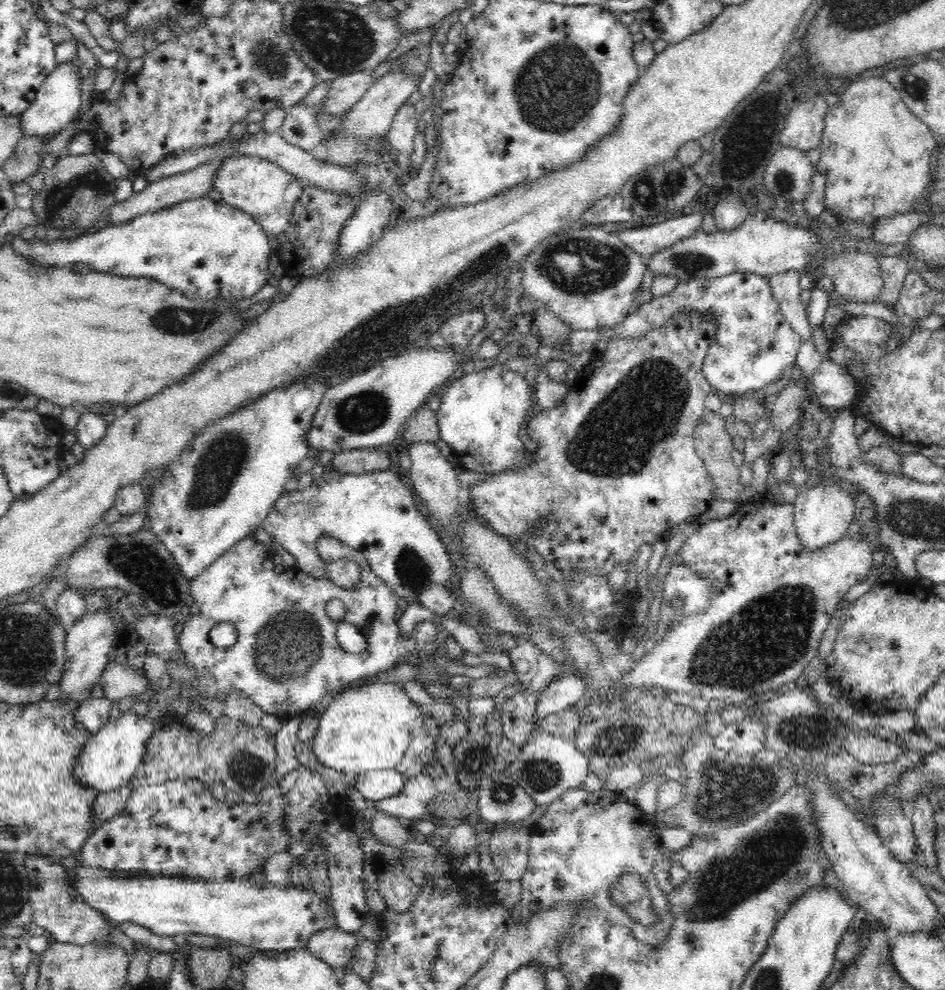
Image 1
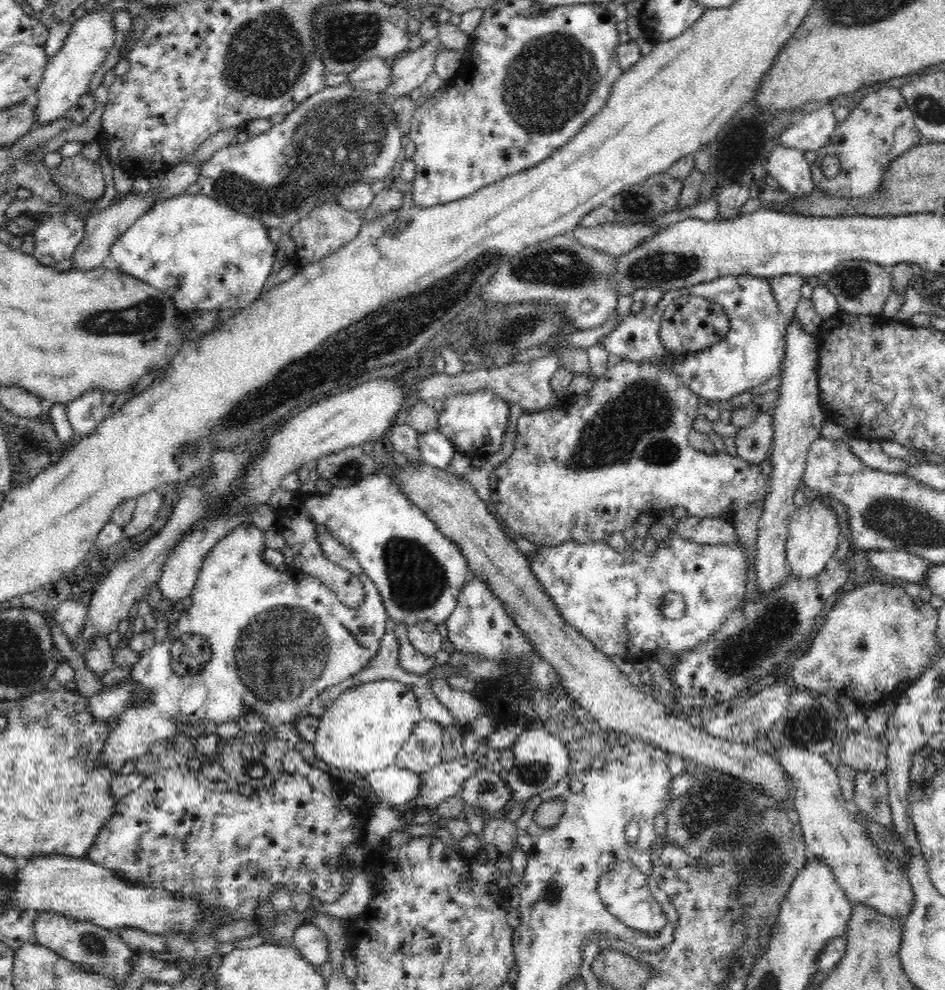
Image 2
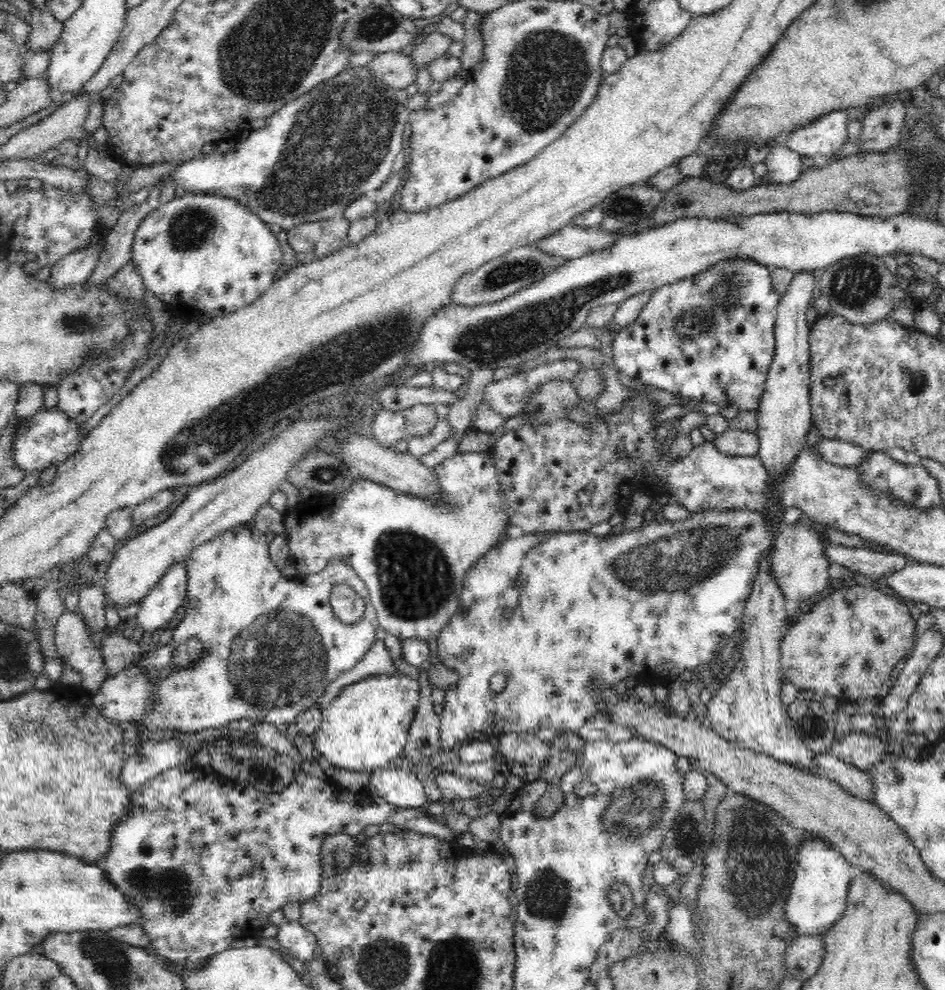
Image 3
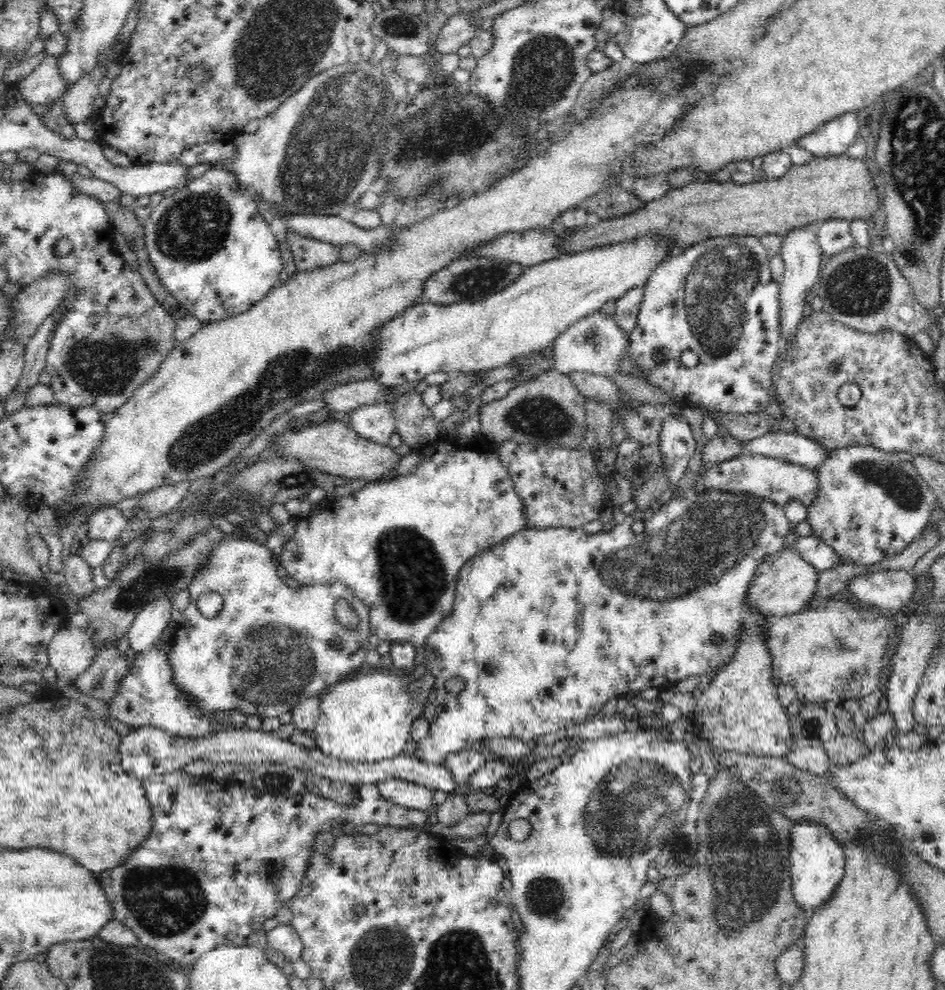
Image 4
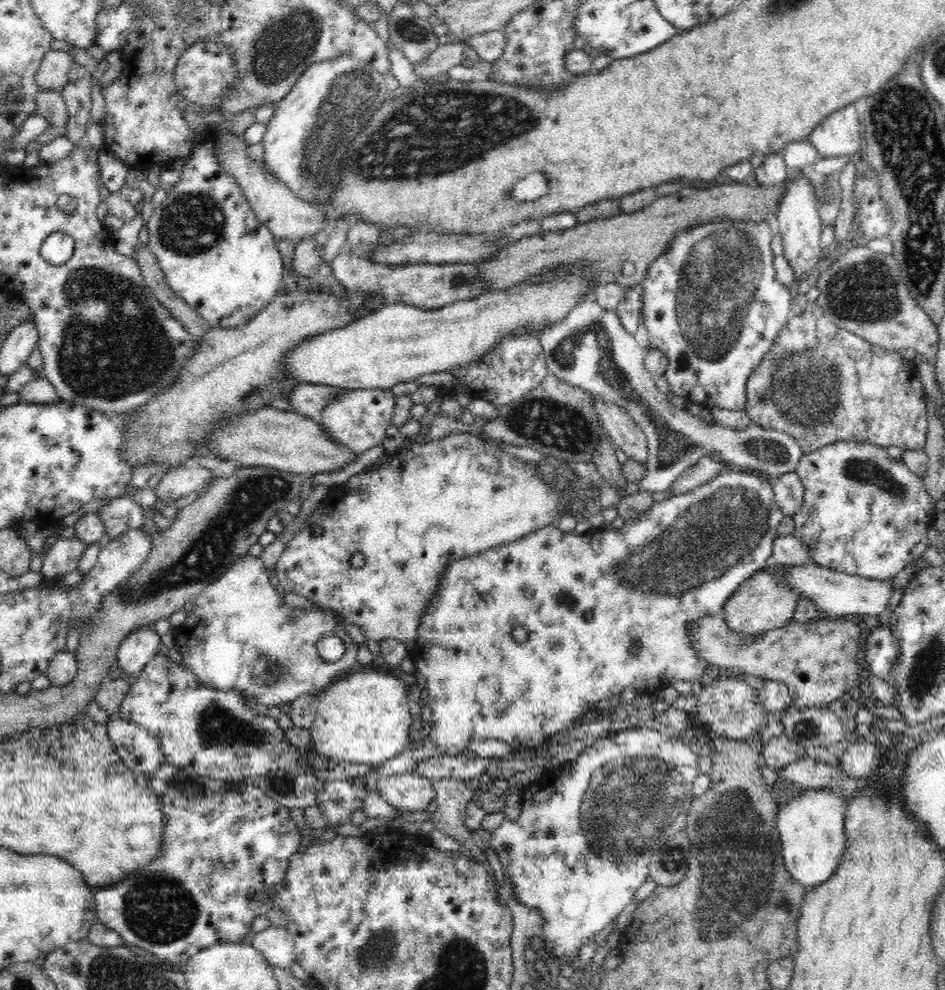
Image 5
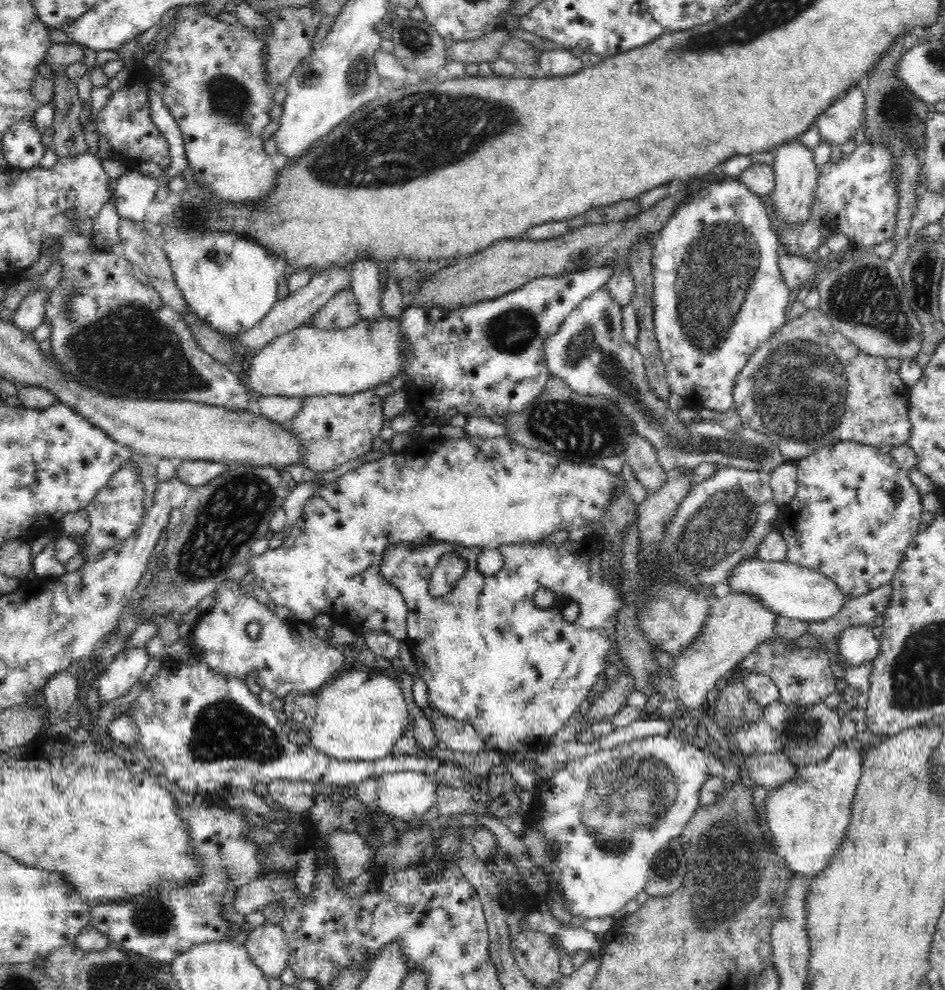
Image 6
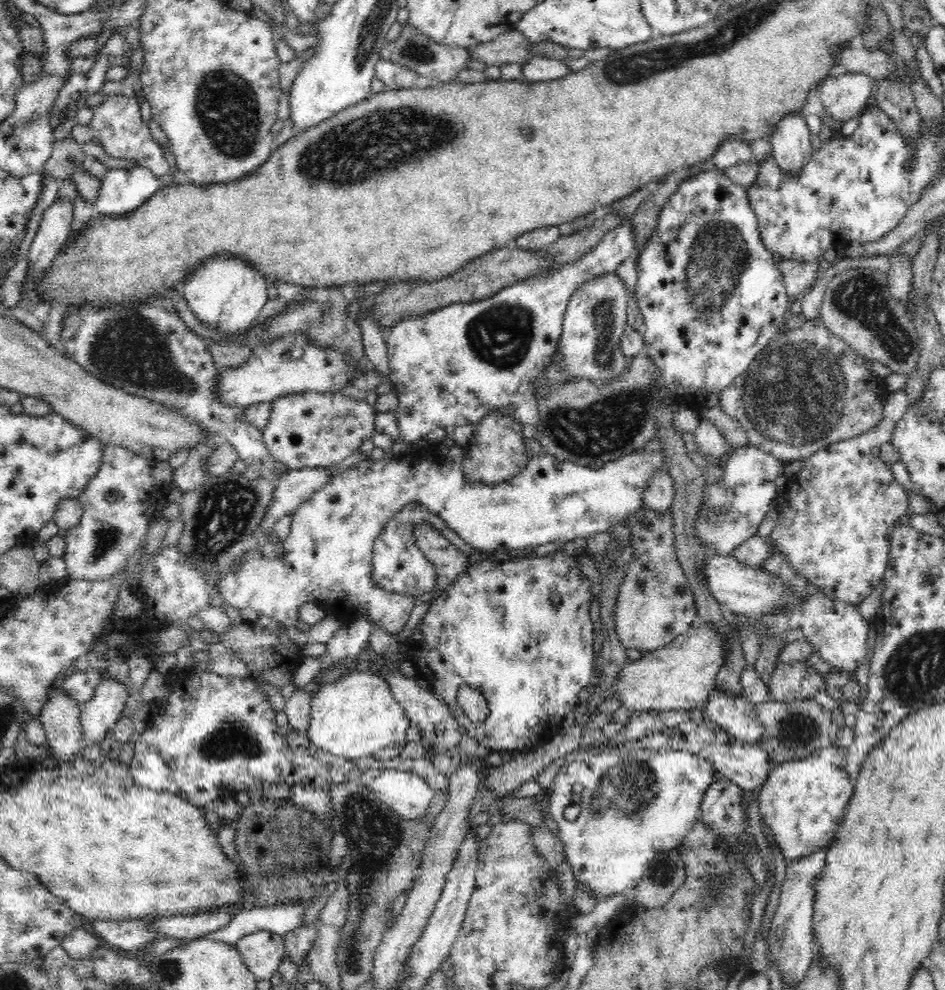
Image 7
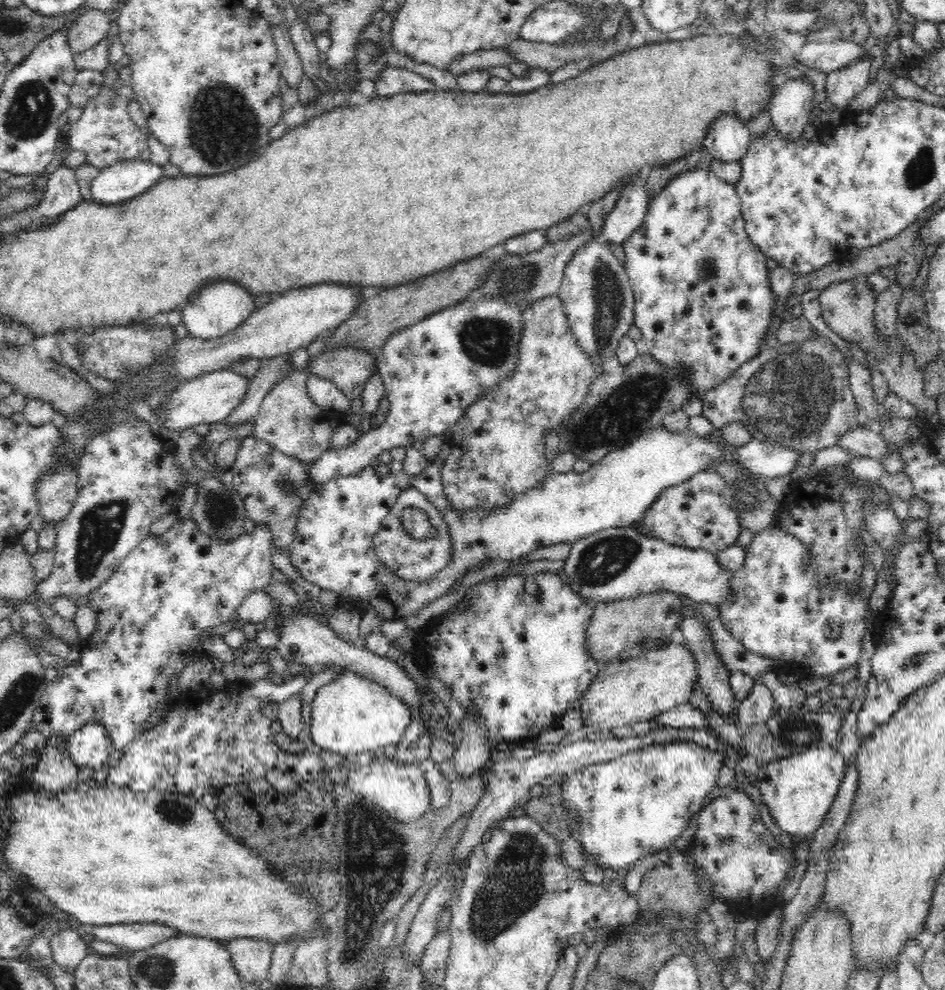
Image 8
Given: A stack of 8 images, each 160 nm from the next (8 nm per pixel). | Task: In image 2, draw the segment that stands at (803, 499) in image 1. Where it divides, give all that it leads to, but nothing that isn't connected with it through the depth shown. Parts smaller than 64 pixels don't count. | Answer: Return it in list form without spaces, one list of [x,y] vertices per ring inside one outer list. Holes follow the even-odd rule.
[[[812,498],[802,508],[793,512],[786,541],[787,568],[793,576],[806,580],[818,576],[830,558],[835,558],[840,534],[840,522],[834,511],[822,499]]]

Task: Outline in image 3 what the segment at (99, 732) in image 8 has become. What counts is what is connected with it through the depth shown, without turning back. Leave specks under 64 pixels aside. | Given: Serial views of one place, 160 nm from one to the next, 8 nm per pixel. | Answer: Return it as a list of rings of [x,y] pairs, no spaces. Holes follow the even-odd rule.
[[[183,562],[172,565],[158,584],[141,600],[135,618],[148,634],[172,626],[176,610],[187,598],[187,568]]]

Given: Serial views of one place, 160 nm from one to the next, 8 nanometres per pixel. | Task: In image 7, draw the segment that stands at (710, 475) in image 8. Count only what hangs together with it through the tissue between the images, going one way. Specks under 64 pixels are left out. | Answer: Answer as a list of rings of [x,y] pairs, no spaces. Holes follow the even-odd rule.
[[[656,472],[644,490],[642,502],[652,512],[666,512],[671,510],[675,496],[674,479],[668,472]]]

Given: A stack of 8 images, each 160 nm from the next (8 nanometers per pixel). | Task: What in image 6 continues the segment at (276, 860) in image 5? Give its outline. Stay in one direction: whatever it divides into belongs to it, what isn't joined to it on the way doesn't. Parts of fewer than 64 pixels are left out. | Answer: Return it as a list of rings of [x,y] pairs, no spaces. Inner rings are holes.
[[[207,799],[200,806],[193,801],[193,808],[192,804],[176,804],[182,820],[188,825],[192,847],[201,862],[200,878],[196,884],[184,884],[178,890],[144,892],[128,902],[91,907],[91,925],[124,950],[132,950],[166,964],[195,944],[231,940],[229,930],[234,923],[221,915],[224,905],[220,890],[224,887],[226,890],[227,884],[238,888],[260,878],[261,872],[267,871],[260,863],[260,854],[268,845],[248,841],[246,833],[254,826],[246,824],[241,812],[227,813],[226,808]]]

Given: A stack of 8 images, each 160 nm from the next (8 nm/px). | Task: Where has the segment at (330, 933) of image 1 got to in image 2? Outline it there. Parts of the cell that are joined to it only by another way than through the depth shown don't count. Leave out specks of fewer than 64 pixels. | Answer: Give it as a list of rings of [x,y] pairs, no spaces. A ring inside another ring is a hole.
[[[302,923],[293,934],[293,945],[314,965],[320,966],[328,958],[328,939],[314,923]]]

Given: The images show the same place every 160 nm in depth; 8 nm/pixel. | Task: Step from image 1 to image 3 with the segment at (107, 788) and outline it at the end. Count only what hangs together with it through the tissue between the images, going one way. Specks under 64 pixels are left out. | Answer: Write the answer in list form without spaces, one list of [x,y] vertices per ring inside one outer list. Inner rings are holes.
[[[251,523],[245,525],[239,525],[232,530],[224,531],[204,542],[200,546],[193,548],[183,560],[185,567],[187,568],[187,609],[185,616],[182,621],[176,626],[173,626],[173,637],[171,641],[162,647],[155,649],[145,649],[145,655],[141,660],[142,667],[146,673],[151,673],[154,671],[159,671],[160,669],[166,670],[168,674],[164,676],[162,681],[158,680],[156,682],[156,692],[154,692],[154,702],[150,704],[148,708],[148,715],[145,720],[140,722],[140,724],[134,725],[134,731],[136,736],[142,739],[142,734],[140,731],[143,728],[147,728],[150,731],[150,737],[167,736],[168,731],[176,731],[176,735],[179,733],[190,732],[196,733],[209,728],[220,729],[222,727],[227,727],[229,722],[241,720],[242,718],[250,719],[252,722],[268,722],[270,724],[276,725],[278,728],[284,728],[290,722],[295,722],[296,718],[300,716],[308,707],[316,703],[317,700],[322,696],[325,688],[348,670],[352,670],[359,660],[364,658],[364,655],[370,650],[372,643],[376,640],[375,632],[378,628],[379,622],[377,619],[376,609],[371,603],[371,598],[369,595],[369,590],[366,588],[363,580],[358,578],[358,575],[354,572],[351,566],[348,566],[343,560],[336,558],[336,560],[331,560],[330,563],[326,565],[326,568],[316,574],[308,574],[308,576],[294,577],[291,579],[286,579],[282,577],[280,569],[274,565],[274,562],[270,559],[270,553],[268,553],[268,542],[266,542],[265,533],[258,530]],[[334,584],[349,584],[358,596],[363,598],[365,602],[365,616],[360,622],[356,624],[344,624],[333,611],[331,607],[331,592]],[[190,638],[197,638],[202,644],[205,644],[205,655],[202,655],[195,663],[191,665],[186,664],[174,664],[174,650],[184,644],[186,640]]]

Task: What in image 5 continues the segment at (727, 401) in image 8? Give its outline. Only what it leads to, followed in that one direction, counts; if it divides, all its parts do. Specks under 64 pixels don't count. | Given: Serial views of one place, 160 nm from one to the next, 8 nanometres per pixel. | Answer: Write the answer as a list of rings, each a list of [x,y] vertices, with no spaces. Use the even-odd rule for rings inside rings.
[[[815,302],[809,303],[808,308],[800,315],[791,315],[790,320],[780,329],[777,339],[771,349],[763,356],[763,359],[754,367],[752,374],[748,376],[746,382],[745,394],[747,401],[743,411],[750,417],[752,424],[788,433],[800,445],[804,455],[816,452],[819,448],[828,446],[829,444],[840,442],[856,442],[877,444],[878,447],[898,446],[903,451],[907,450],[923,450],[927,441],[928,430],[928,409],[926,394],[917,373],[917,368],[911,361],[910,354],[904,354],[904,359],[900,357],[900,351],[888,350],[874,346],[867,340],[852,334],[842,328],[838,328],[832,321],[828,321],[824,316],[823,309]]]

